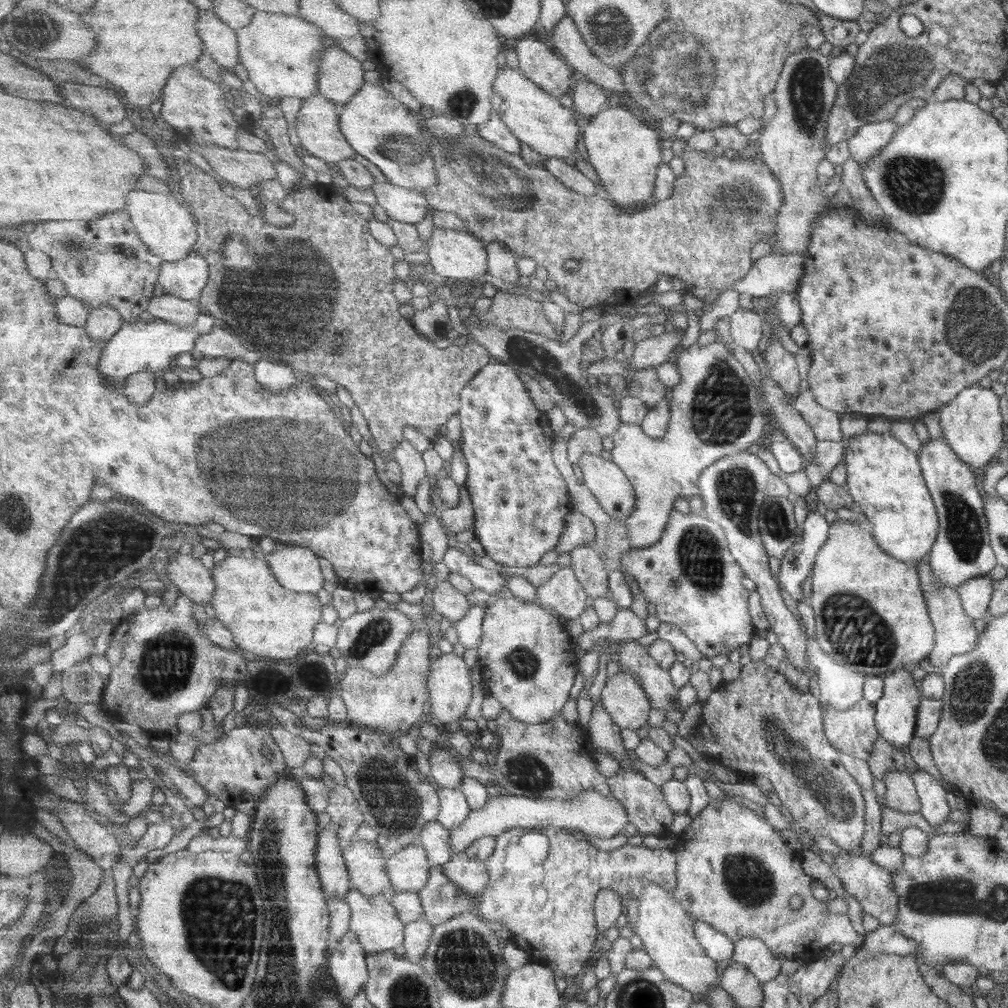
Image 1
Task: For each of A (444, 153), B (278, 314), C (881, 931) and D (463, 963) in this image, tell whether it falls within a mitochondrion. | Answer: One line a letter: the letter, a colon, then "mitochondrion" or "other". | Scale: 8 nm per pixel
A: mitochondrion
B: mitochondrion
C: other
D: mitochondrion

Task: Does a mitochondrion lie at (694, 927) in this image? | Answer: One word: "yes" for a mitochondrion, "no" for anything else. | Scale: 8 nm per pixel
no

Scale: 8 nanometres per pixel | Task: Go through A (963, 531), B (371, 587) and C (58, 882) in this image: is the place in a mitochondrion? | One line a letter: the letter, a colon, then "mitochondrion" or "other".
A: mitochondrion
B: other
C: other

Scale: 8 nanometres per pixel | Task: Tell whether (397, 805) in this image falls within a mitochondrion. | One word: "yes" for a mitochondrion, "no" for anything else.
yes

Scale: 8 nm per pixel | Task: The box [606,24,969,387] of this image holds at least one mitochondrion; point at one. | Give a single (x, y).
(682, 75)

